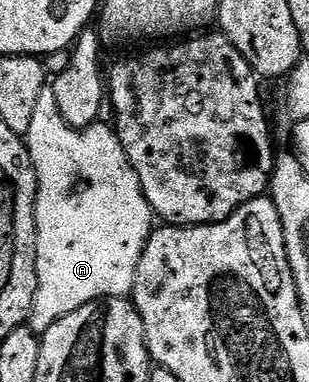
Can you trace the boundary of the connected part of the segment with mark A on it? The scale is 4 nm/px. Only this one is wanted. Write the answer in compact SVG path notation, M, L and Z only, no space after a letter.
M46 85L43 93L39 95L39 101L36 102L35 114L31 117L31 129L23 136L25 145L29 148L29 156L33 162L33 168L37 174L37 204L35 205L37 296L33 302L33 310L27 323L38 333L51 329L51 325L55 325L57 319L62 319L64 315L69 315L75 309L79 309L88 303L96 303L99 299L119 299L132 296L135 275L139 269L139 259L143 257L143 249L155 230L153 210L149 208L149 202L139 185L139 177L123 149L121 138L118 137L116 130L112 126L104 127L103 124L104 122L98 121L92 127L82 127L80 129L67 125L67 121L63 121L63 113L59 113L59 105L55 105L55 93L52 86Z

